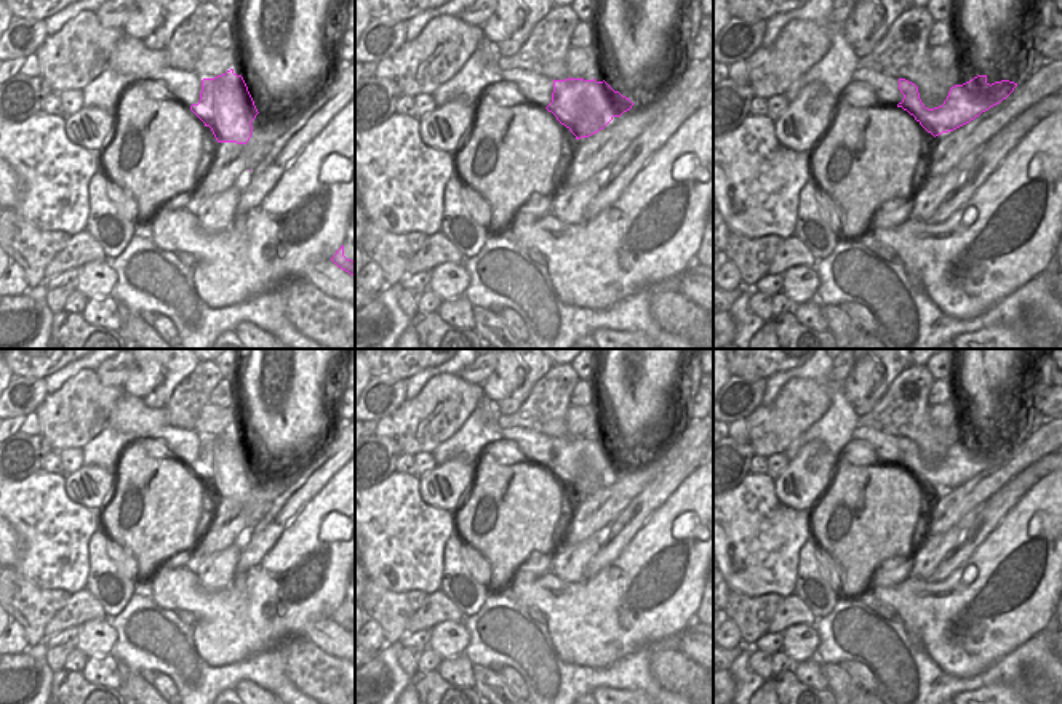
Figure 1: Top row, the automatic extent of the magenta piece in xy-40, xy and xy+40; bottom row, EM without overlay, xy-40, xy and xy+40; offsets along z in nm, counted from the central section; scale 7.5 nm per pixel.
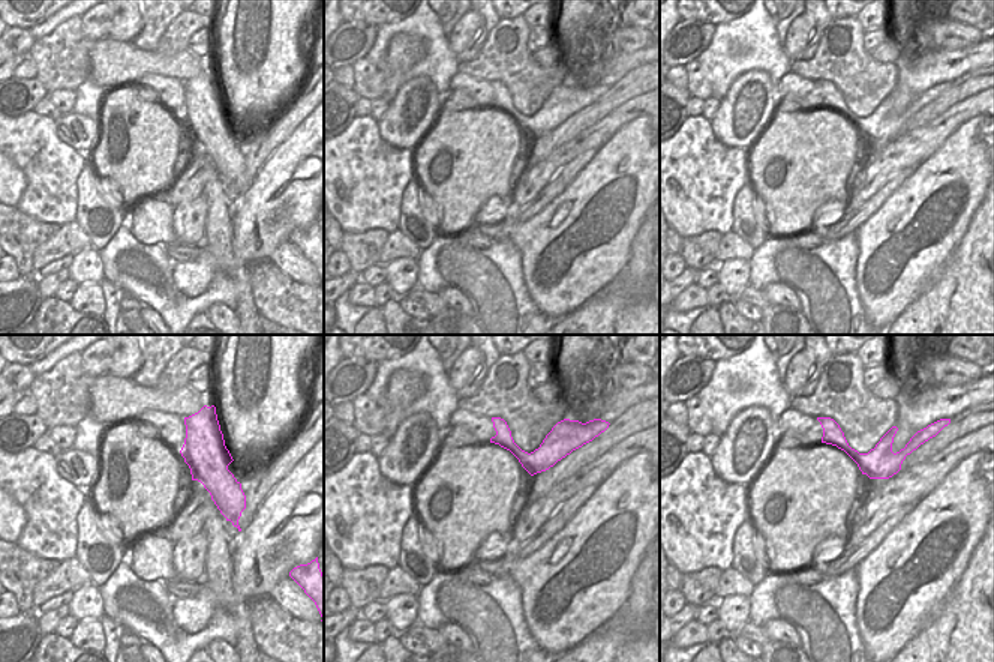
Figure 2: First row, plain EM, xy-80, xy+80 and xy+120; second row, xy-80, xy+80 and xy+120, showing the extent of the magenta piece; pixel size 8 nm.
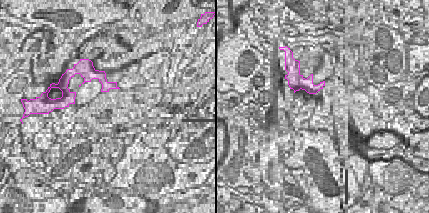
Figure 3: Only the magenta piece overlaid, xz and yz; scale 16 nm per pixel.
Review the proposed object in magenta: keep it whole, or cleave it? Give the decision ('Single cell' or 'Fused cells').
Fused cells

